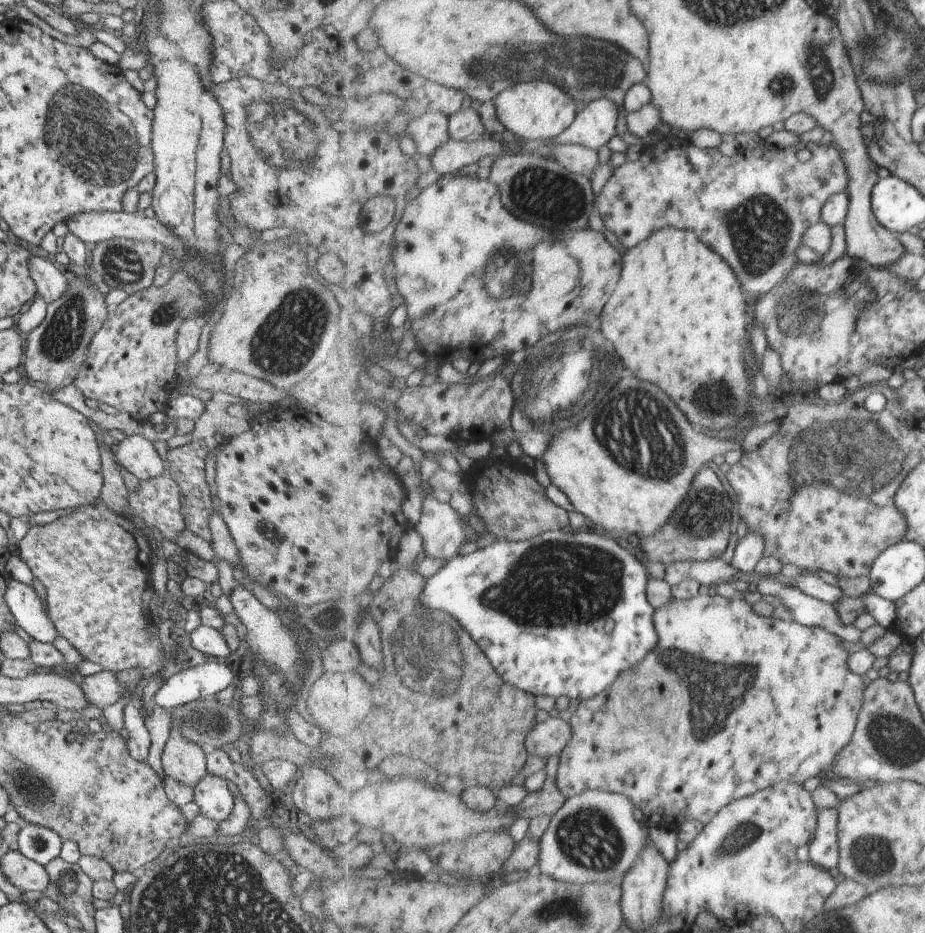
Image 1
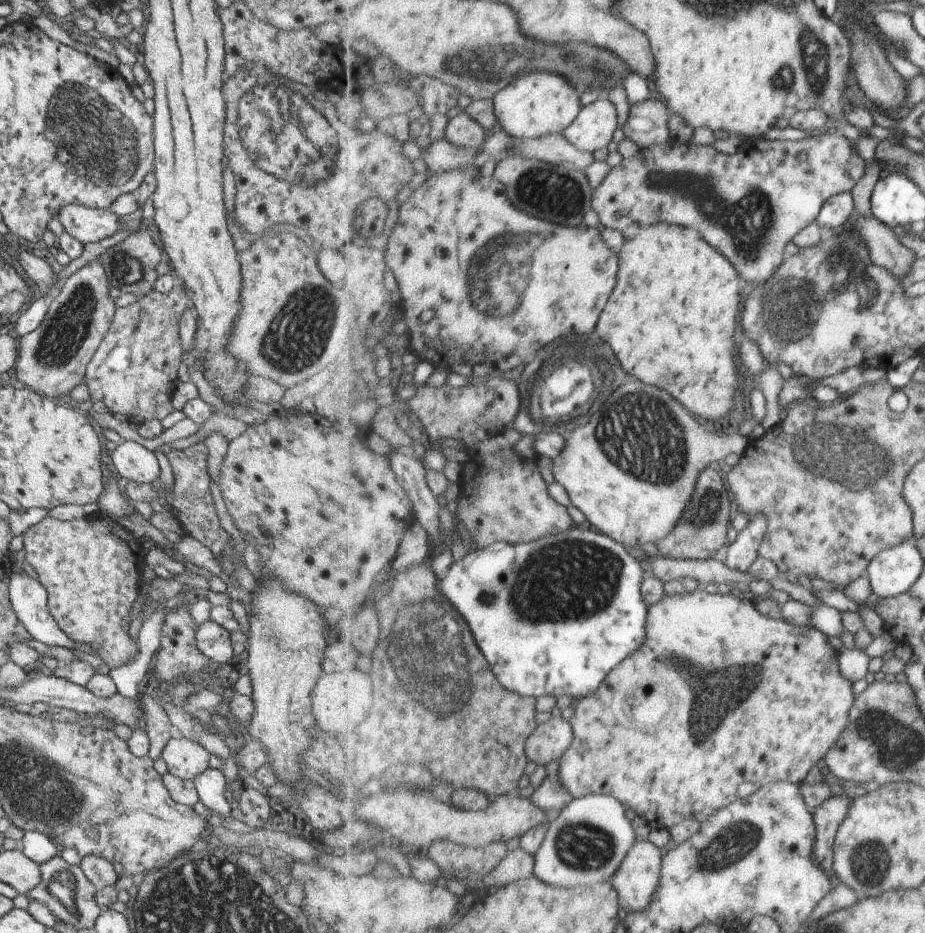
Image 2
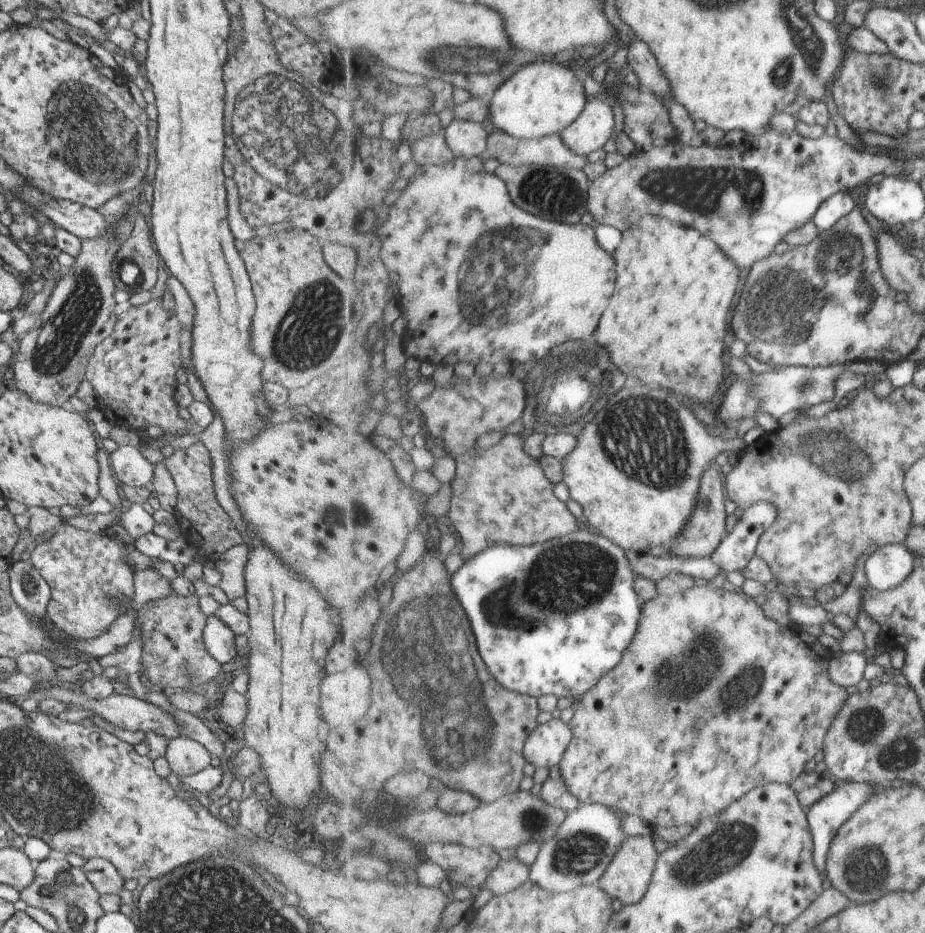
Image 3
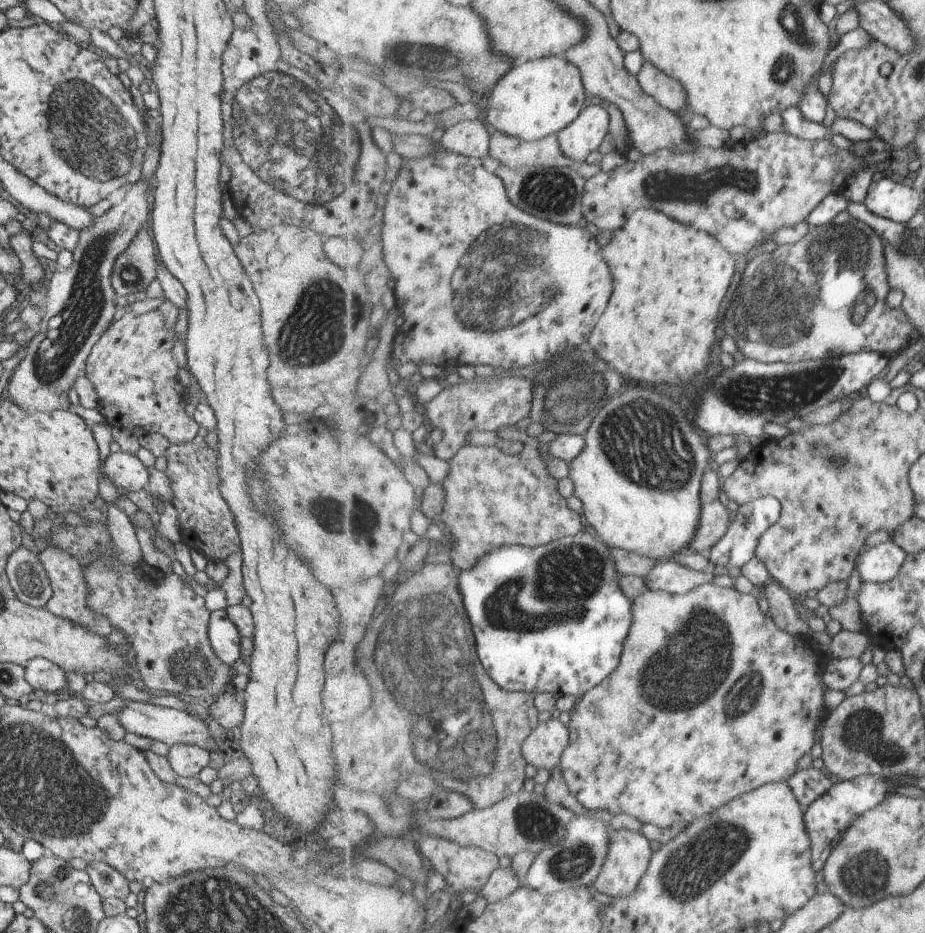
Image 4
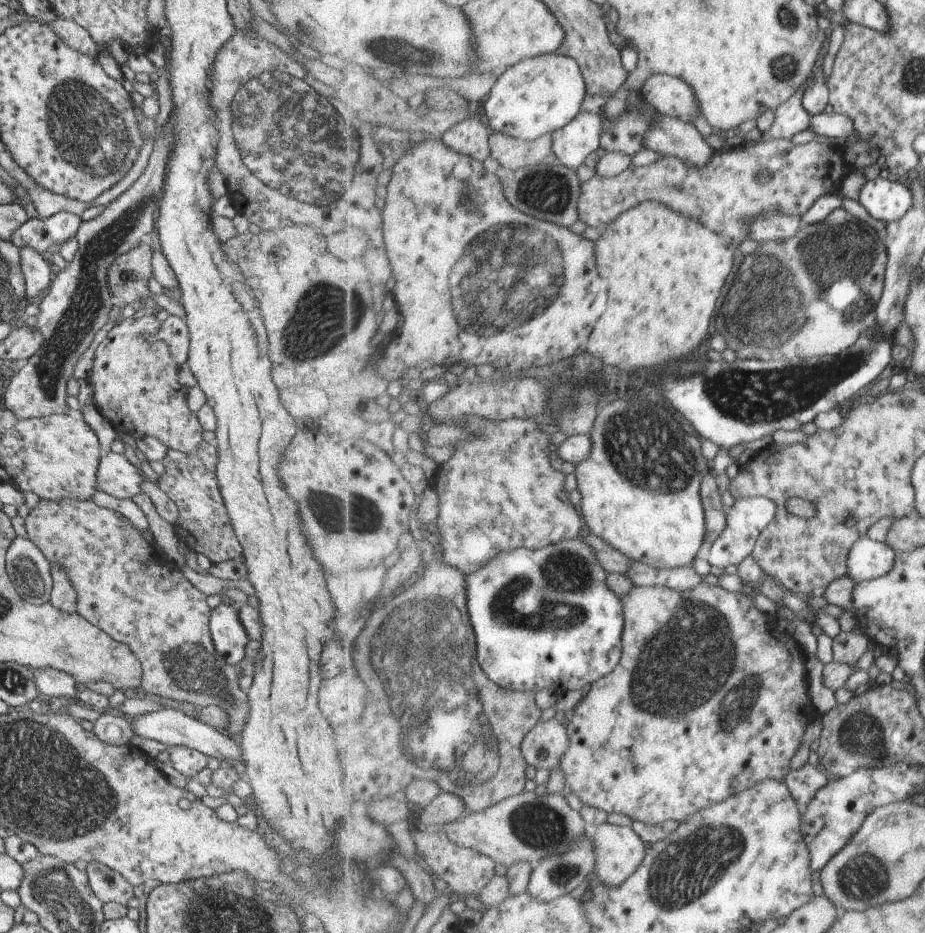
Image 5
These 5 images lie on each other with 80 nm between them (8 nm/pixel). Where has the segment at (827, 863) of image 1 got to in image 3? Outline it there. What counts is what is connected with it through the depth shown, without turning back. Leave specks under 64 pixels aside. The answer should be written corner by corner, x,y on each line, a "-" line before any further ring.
842,782
834,788
833,792
830,792
825,798
811,806
809,810
806,810
806,817
814,838
814,861
820,871
826,871
830,846
833,844
834,838
838,836
839,829
858,812
858,809
861,809
863,805
874,798
874,791
875,786
870,782

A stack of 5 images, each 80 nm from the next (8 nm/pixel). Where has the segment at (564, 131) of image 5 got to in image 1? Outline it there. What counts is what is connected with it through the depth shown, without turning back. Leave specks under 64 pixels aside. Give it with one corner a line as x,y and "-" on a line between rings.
608,96
591,101
554,141
583,145
597,151
617,134
615,128
620,111
618,104

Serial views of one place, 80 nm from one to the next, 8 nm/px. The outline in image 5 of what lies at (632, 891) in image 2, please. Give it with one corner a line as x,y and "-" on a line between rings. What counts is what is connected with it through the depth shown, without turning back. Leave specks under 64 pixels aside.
607,821
591,828
591,834
597,877
607,885
622,885
646,857
644,842
630,826
609,824

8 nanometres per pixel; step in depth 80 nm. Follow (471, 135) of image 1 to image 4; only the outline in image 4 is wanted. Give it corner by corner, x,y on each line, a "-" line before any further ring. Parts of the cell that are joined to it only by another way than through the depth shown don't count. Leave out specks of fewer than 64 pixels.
481,120
460,121
444,131
439,144
447,150
483,159
489,154
492,128

